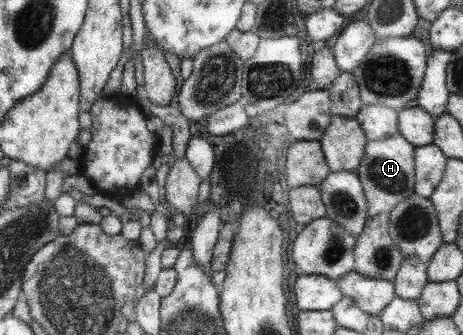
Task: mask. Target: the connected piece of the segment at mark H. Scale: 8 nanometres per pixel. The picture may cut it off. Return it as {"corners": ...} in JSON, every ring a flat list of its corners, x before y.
{"corners":[[399,132,393,137,368,142,366,154,357,174,369,203,369,217,388,213,416,193,416,147]]}

